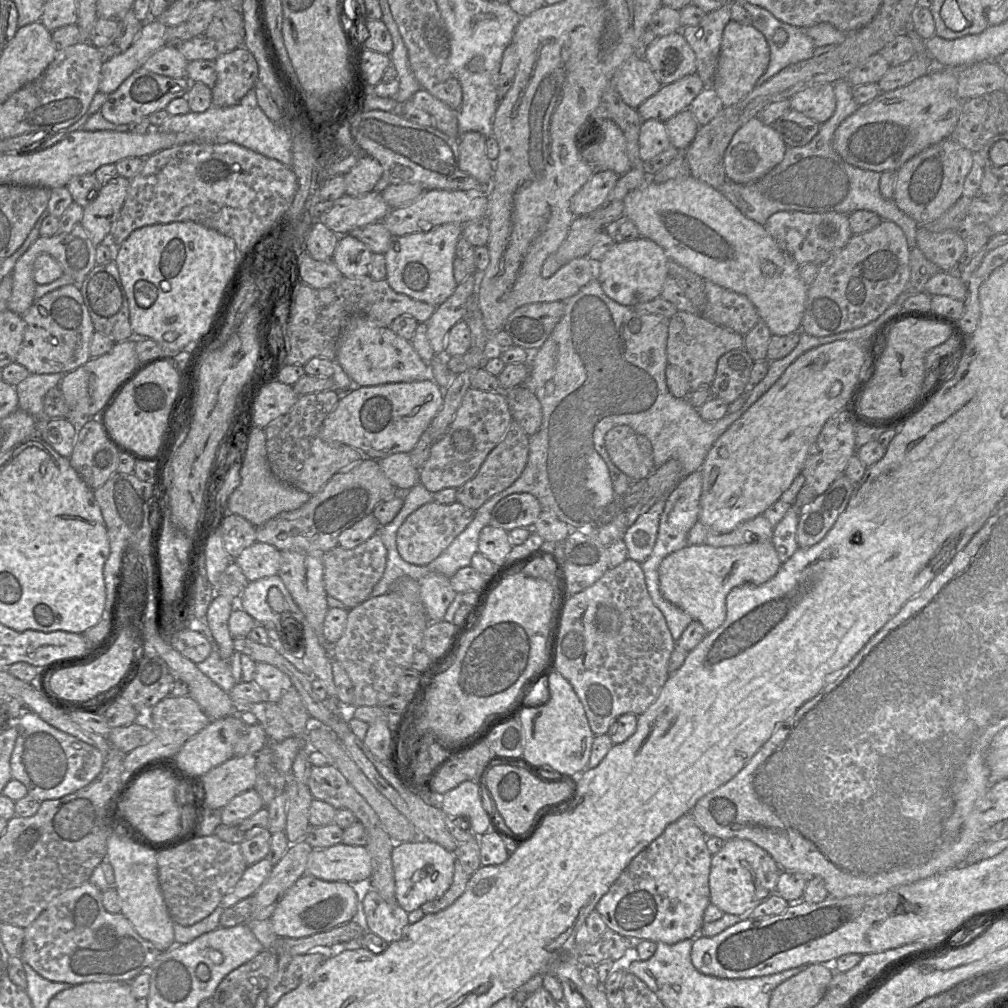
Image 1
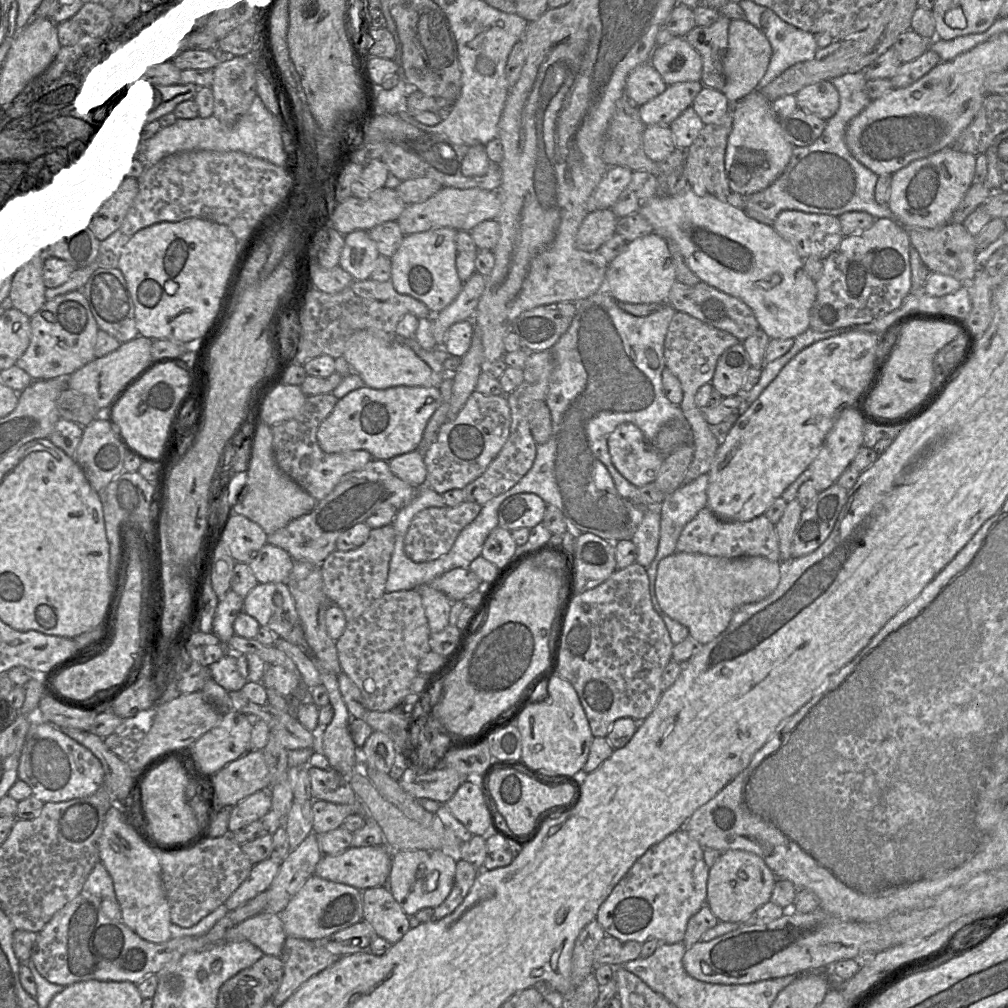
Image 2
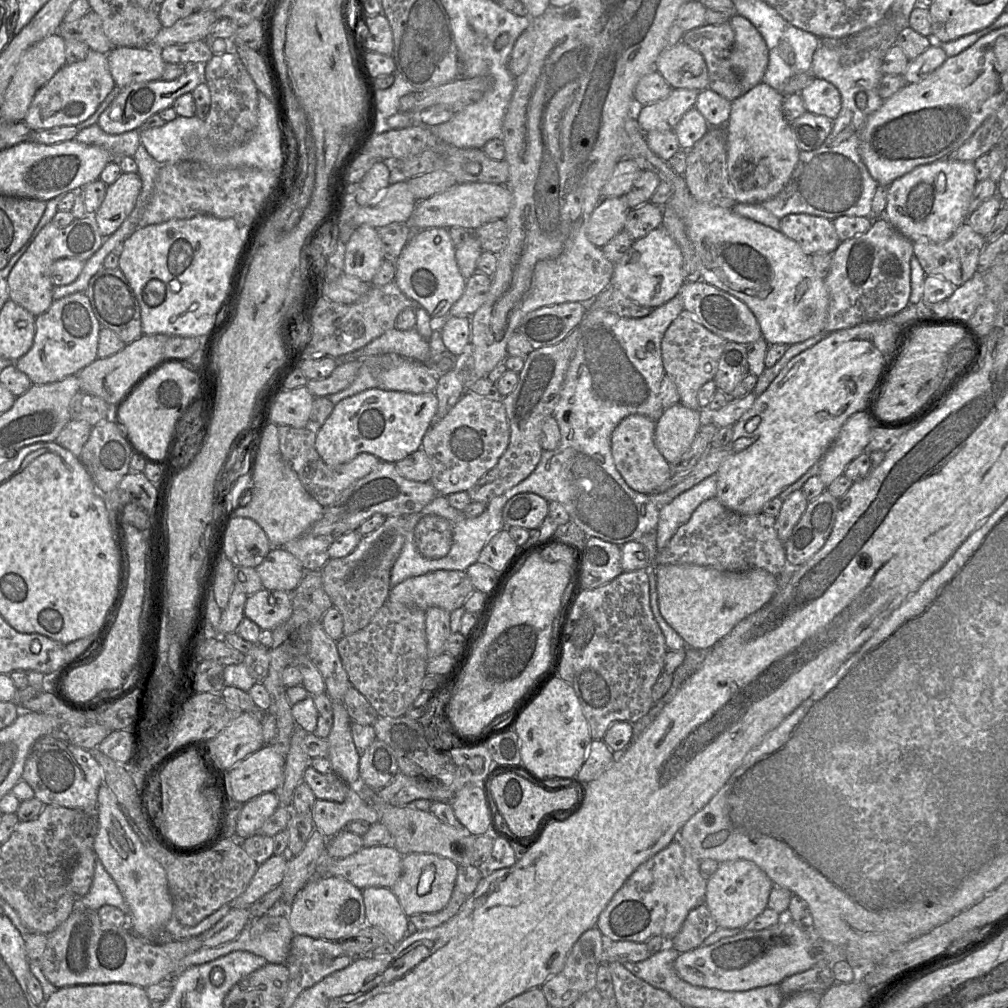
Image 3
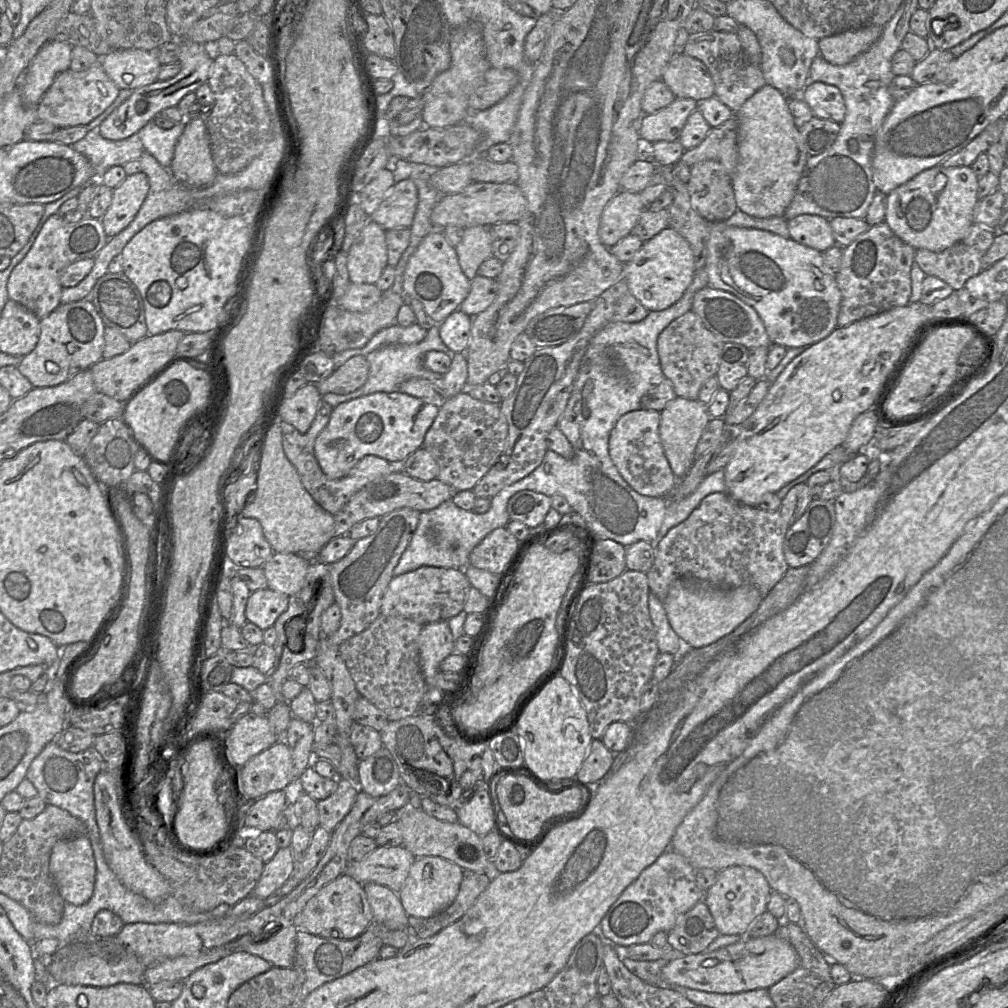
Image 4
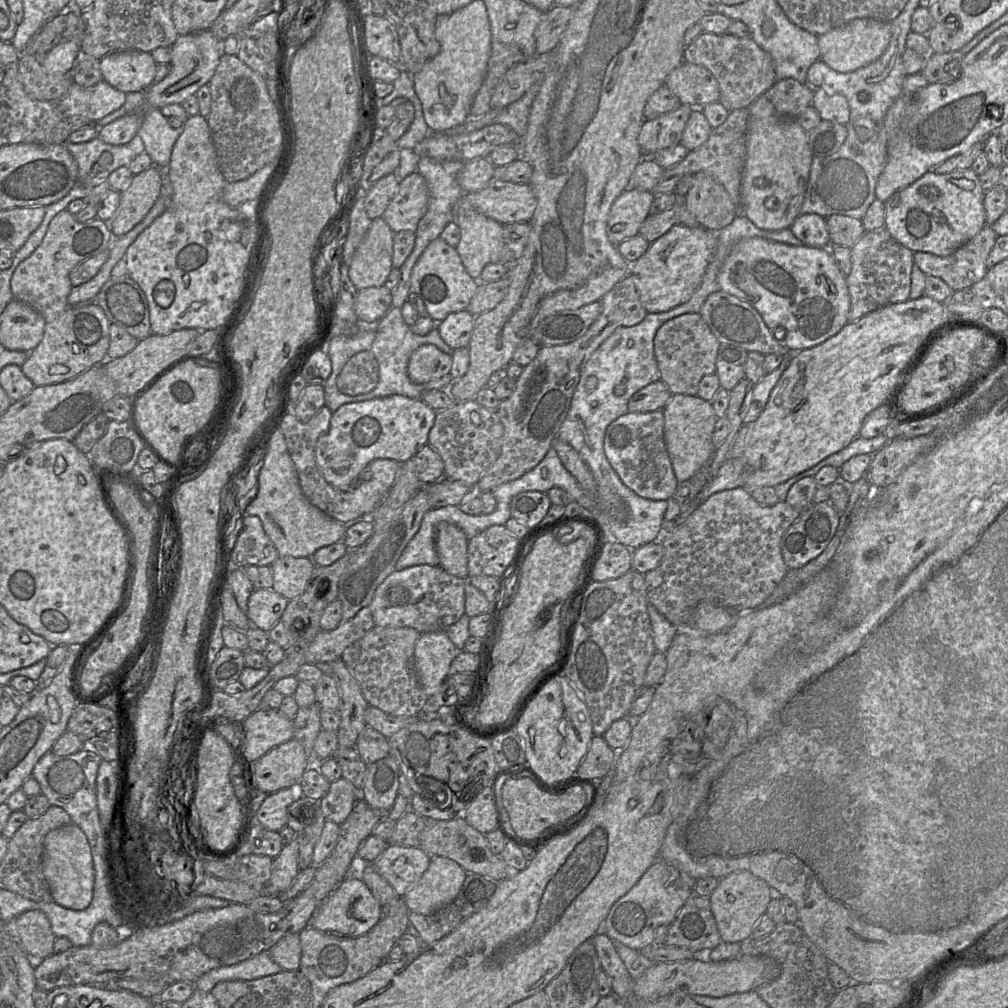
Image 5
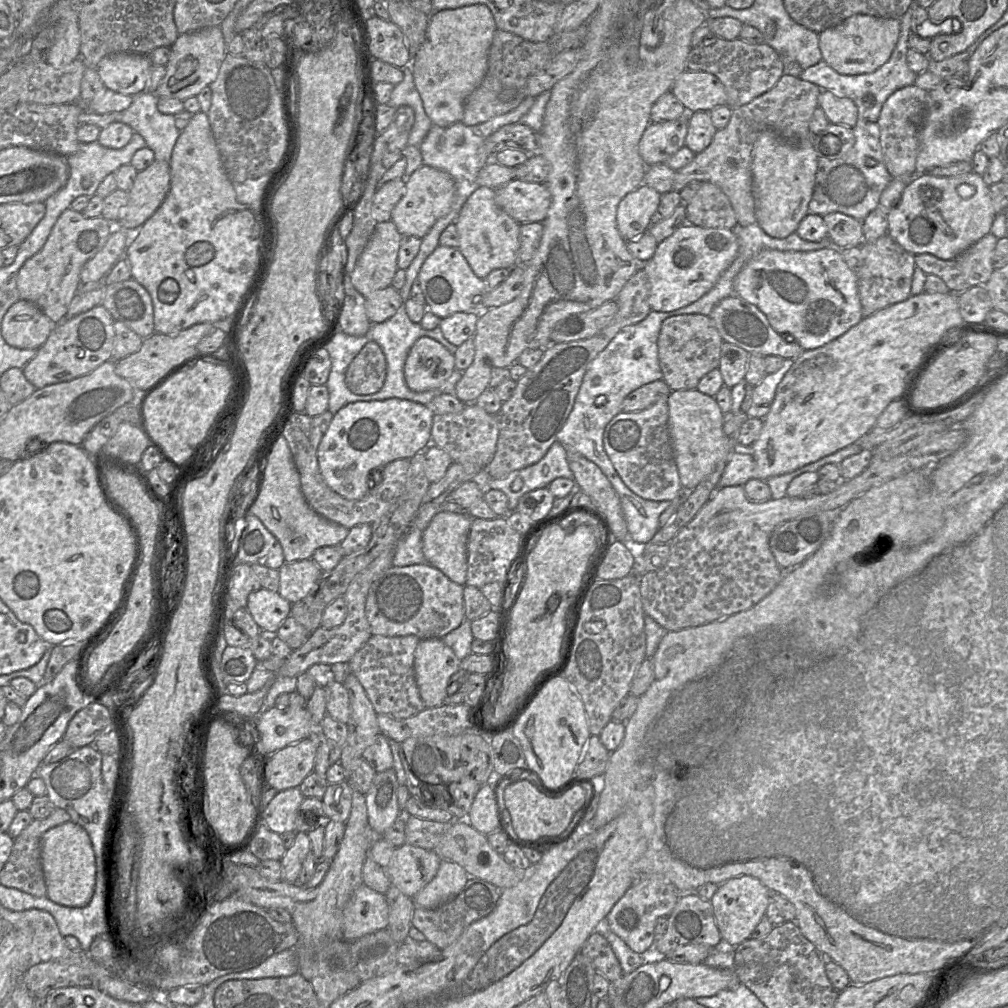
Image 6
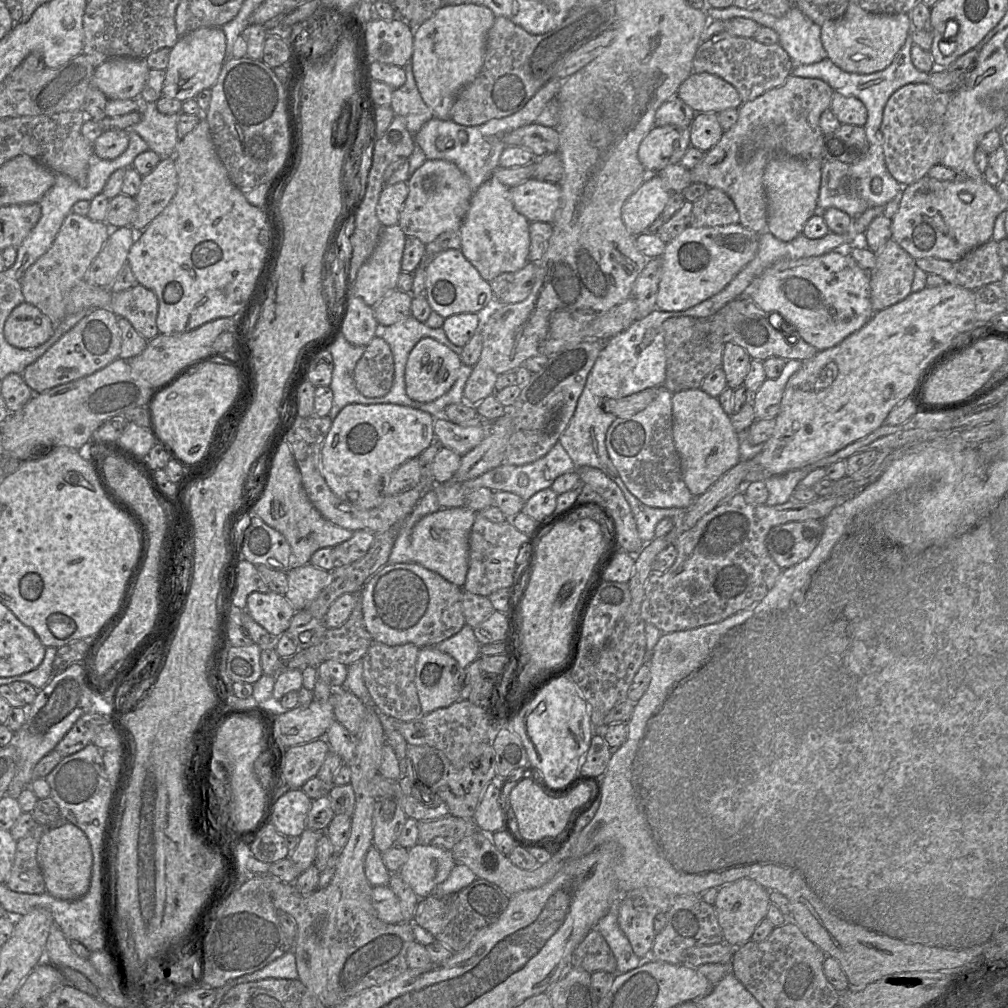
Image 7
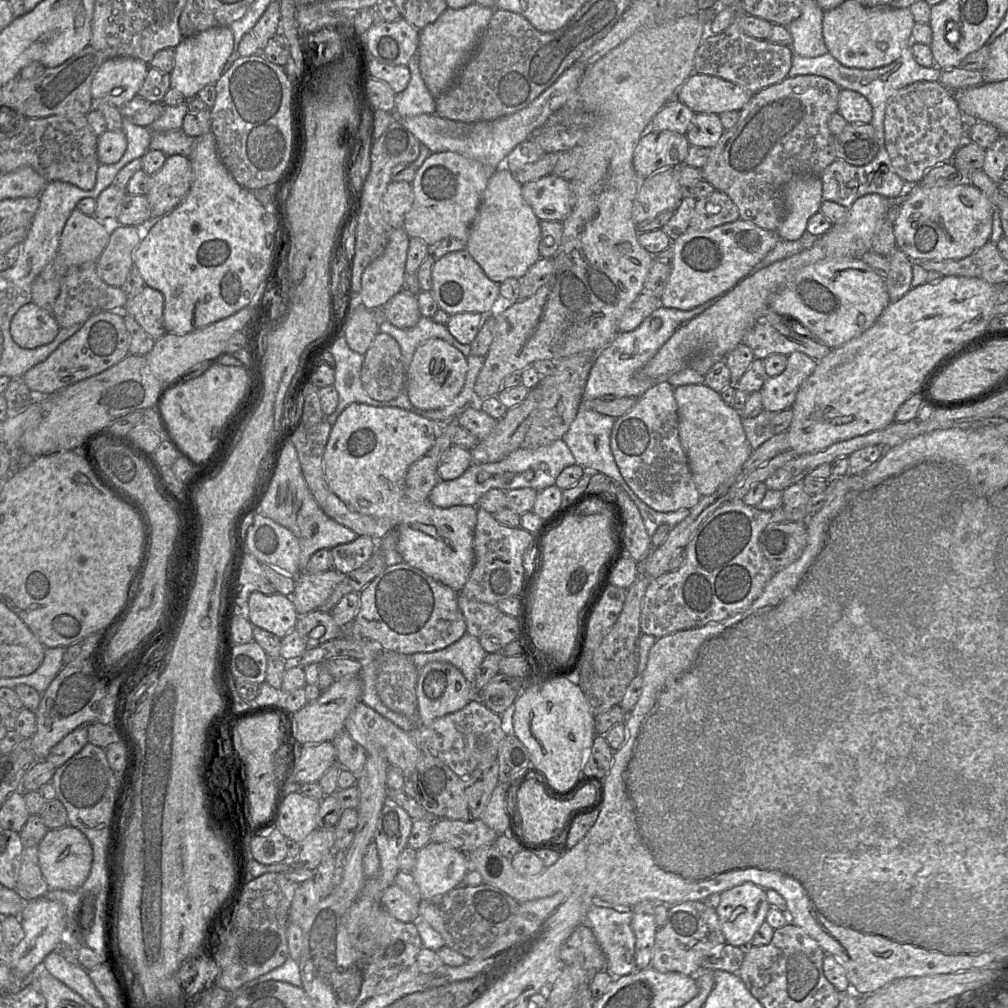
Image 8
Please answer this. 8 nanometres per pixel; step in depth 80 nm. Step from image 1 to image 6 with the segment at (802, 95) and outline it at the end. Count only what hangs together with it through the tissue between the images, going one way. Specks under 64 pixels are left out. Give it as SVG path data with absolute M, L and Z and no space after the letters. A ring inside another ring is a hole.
M823 89L818 97L818 105L824 111L830 123L854 127L858 119L858 108L846 97L837 97L829 90Z

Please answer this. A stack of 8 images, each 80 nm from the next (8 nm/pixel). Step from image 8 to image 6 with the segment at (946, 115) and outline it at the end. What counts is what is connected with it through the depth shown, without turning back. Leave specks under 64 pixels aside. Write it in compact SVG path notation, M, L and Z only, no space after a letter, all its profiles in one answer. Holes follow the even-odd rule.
M913 84L895 91L882 107L878 119L880 142L885 165L893 178L912 181L919 176L915 173L916 158L920 147L919 132L928 112L929 100L929 91Z

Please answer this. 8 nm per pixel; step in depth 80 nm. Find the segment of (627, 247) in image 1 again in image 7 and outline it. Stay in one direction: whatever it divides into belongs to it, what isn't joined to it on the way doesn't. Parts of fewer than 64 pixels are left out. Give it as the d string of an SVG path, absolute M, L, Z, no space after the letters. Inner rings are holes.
M738 224L694 228L688 226L666 244L661 255L661 278L656 308L683 311L722 291L758 251L759 233Z

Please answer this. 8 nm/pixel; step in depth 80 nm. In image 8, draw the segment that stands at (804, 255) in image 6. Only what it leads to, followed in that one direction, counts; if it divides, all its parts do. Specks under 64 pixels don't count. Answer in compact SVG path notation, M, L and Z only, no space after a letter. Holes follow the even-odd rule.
M834 258L798 271L772 296L769 308L790 318L831 349L842 346L868 330L891 303L885 279L861 259Z

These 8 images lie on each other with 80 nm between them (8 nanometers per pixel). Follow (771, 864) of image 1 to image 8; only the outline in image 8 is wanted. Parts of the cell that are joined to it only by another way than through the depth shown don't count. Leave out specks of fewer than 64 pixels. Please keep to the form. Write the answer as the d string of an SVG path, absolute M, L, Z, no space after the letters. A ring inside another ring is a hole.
M746 882L722 892L716 911L726 942L736 947L750 945L770 908L766 890L753 883Z

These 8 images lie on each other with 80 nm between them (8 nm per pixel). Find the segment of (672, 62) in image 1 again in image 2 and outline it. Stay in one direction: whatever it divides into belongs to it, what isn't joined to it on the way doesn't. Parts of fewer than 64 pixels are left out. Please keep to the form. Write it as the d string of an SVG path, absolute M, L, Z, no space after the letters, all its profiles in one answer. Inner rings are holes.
M674 36L667 43L657 45L650 63L667 85L701 81L702 58L684 37Z

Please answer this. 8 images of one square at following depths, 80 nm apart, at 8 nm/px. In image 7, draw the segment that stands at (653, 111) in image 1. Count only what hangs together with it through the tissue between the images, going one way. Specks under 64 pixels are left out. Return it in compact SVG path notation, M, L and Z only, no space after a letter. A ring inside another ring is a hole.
M653 126L638 149L638 158L649 173L678 164L690 147L689 127Z

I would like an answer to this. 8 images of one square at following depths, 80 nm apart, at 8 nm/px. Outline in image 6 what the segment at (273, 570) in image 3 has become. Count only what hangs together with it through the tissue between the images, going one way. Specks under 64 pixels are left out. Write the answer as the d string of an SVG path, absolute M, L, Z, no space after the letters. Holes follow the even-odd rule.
M312 559L285 562L278 571L278 593L291 604L306 597L322 575L322 570Z

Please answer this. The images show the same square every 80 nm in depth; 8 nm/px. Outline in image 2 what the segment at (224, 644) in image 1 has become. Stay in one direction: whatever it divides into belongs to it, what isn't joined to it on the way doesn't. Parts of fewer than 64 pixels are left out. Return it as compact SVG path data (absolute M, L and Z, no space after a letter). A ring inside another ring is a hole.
M230 589L225 597L218 602L212 632L226 645L235 635L233 624L238 614L243 611L243 600L242 597Z

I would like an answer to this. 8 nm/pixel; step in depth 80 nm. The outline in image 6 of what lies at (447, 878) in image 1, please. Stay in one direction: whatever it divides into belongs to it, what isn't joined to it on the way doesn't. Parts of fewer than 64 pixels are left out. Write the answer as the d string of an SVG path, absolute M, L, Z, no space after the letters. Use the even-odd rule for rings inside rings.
M442 859L436 876L414 897L415 906L435 909L455 898L469 880L459 864Z

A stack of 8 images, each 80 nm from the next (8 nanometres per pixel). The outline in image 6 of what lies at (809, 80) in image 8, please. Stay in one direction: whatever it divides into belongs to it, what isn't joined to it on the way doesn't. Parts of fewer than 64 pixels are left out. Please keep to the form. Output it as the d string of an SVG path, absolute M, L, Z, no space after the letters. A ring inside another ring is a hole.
M782 75L767 92L749 103L732 109L731 118L723 129L718 129L710 145L697 153L683 168L676 170L672 190L679 192L692 181L711 182L729 198L738 224L748 226L756 221L755 200L752 192L752 149L757 135L765 129L775 131L785 141L800 145L811 141L809 123L818 105L822 89L800 77Z

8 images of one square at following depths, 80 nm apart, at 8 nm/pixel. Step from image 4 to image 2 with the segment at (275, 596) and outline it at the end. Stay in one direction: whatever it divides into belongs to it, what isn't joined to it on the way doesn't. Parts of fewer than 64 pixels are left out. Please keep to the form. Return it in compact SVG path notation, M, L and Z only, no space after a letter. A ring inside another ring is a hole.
M259 583L244 598L243 612L287 641L294 624L299 623L295 602L286 583ZM275 592L283 597L280 607L273 602Z

